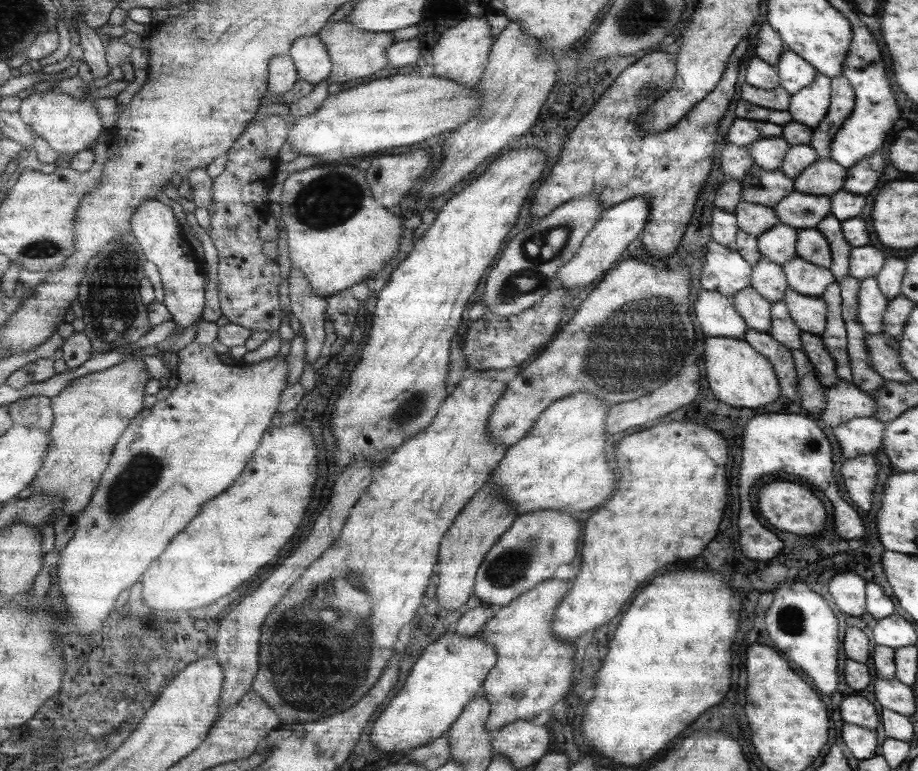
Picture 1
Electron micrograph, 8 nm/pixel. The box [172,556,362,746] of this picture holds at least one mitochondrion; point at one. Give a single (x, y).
(290, 691)

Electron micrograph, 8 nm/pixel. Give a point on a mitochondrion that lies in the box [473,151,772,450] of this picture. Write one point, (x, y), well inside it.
(635, 348)

